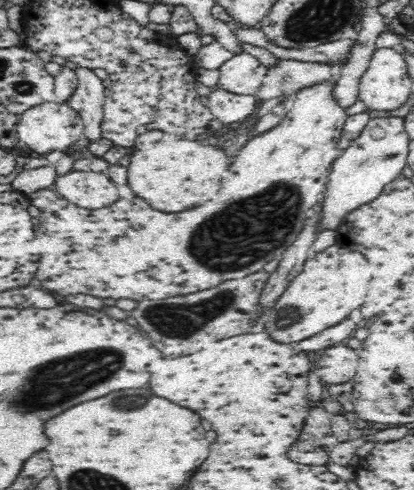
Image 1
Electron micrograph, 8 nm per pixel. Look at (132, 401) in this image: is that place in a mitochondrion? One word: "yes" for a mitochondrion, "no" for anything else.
yes

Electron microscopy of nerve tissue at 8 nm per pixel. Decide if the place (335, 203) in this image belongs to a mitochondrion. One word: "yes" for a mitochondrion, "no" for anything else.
no

